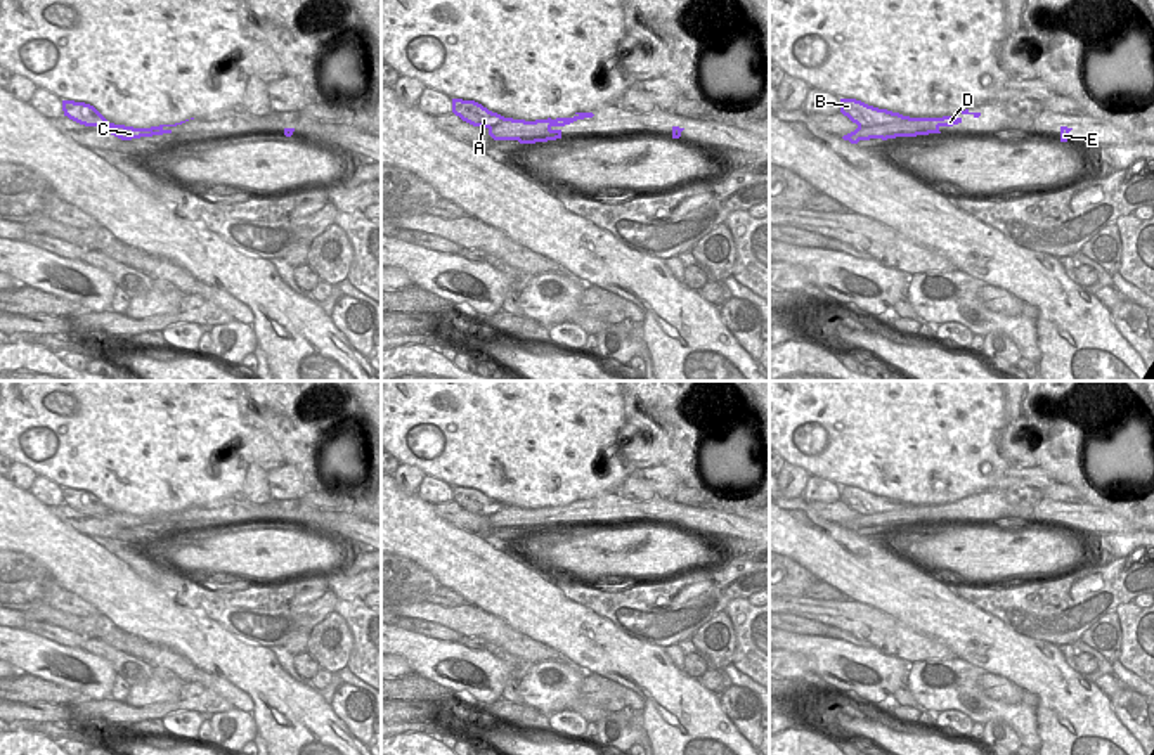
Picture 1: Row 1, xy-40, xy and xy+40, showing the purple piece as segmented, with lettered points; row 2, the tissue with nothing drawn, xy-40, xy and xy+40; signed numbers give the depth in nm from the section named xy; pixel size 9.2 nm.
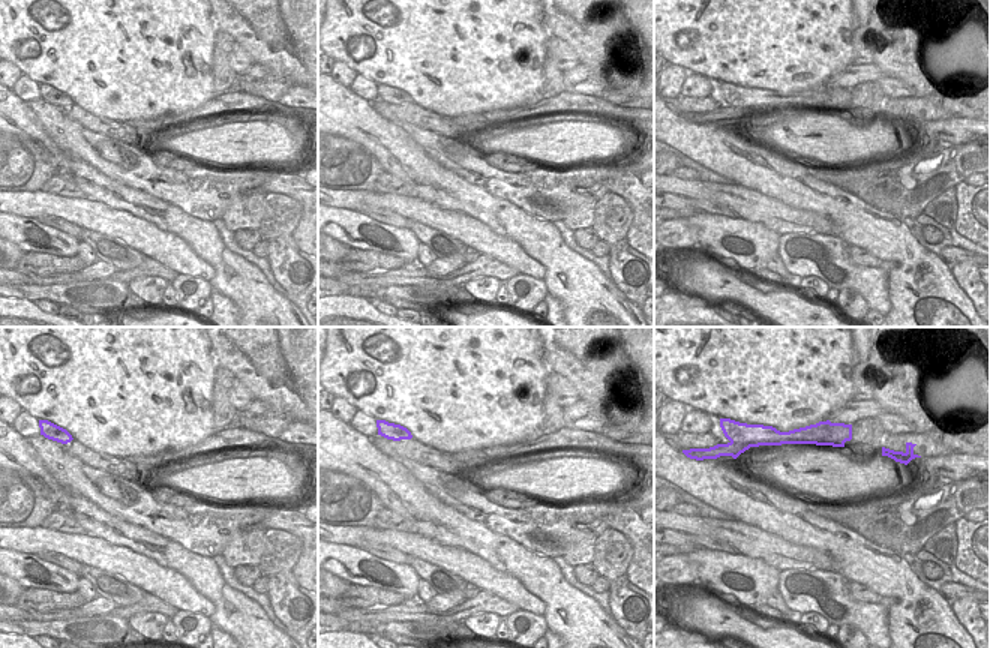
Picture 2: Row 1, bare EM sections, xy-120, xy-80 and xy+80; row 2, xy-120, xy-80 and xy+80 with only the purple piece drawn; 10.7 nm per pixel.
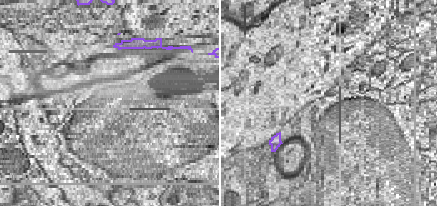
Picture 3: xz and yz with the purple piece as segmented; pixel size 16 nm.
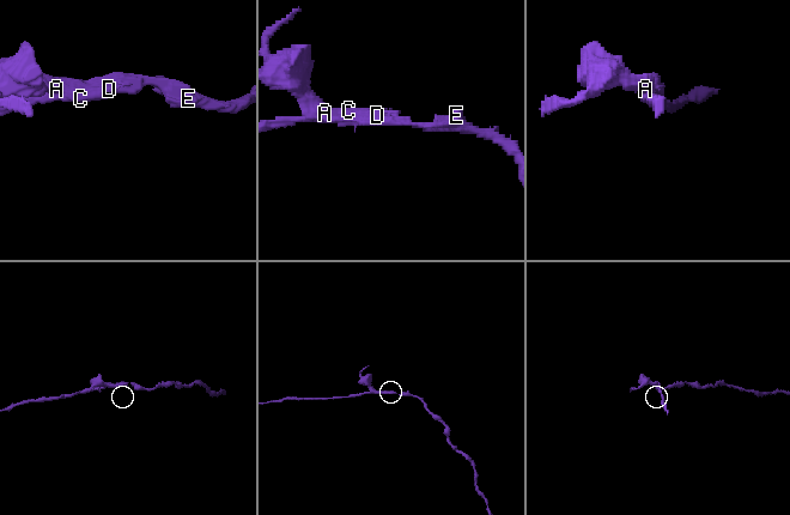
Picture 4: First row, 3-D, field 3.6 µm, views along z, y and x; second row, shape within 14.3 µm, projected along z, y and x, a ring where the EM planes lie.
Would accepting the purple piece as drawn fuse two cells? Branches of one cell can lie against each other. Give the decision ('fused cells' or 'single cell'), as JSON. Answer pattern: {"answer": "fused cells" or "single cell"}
{"answer": "fused cells"}

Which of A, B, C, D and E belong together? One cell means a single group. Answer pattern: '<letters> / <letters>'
A B D E / C

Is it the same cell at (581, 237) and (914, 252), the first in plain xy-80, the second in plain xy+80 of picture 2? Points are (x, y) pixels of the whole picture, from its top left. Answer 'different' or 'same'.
different

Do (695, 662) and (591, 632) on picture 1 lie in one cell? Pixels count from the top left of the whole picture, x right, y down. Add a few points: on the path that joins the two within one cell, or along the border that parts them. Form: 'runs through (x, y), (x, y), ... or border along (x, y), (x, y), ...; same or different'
border along (683, 672), (699, 679); different

